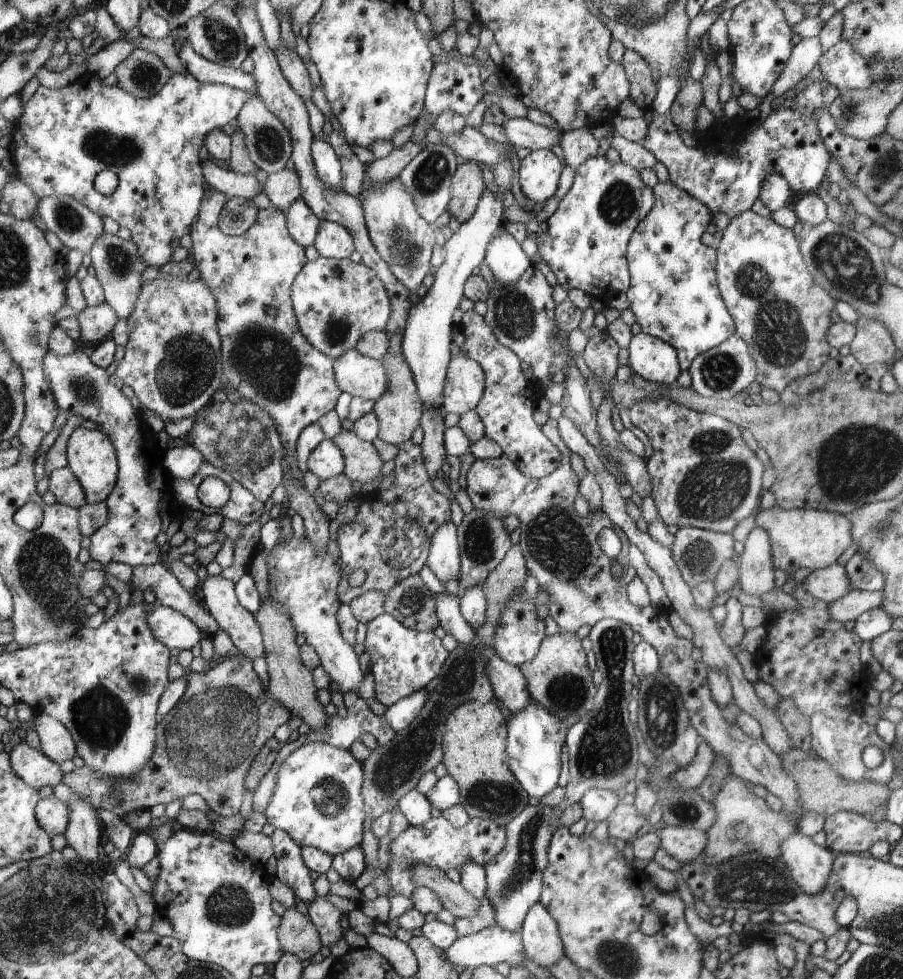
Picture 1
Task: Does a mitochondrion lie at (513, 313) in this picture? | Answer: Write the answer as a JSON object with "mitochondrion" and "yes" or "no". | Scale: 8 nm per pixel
{"mitochondrion":"yes"}

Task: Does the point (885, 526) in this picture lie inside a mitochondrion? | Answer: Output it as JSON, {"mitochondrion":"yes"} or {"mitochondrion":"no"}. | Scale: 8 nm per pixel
{"mitochondrion":"yes"}

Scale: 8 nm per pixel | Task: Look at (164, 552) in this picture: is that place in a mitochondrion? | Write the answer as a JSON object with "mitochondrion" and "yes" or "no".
{"mitochondrion":"no"}

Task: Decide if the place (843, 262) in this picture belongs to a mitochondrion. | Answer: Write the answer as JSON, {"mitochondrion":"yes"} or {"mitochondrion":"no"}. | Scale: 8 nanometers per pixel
{"mitochondrion":"yes"}

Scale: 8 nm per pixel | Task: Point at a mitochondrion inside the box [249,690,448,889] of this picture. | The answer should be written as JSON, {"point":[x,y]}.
{"point":[420,743]}

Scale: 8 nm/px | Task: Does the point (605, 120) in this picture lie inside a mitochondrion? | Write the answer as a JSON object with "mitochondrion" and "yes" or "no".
{"mitochondrion":"no"}

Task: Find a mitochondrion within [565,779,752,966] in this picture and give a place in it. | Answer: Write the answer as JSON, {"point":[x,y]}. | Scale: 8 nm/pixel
{"point":[686,813]}

